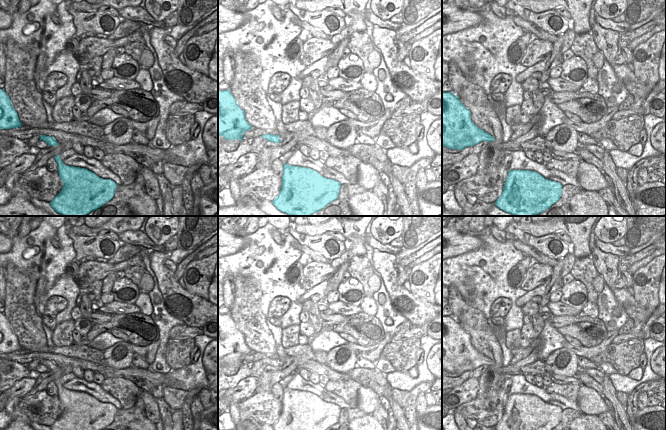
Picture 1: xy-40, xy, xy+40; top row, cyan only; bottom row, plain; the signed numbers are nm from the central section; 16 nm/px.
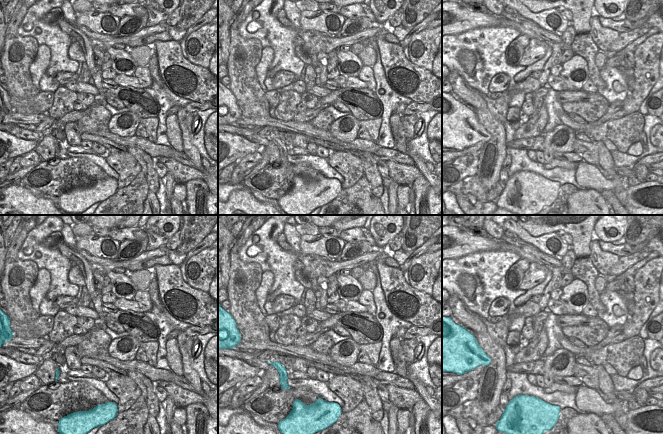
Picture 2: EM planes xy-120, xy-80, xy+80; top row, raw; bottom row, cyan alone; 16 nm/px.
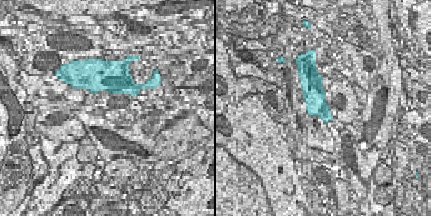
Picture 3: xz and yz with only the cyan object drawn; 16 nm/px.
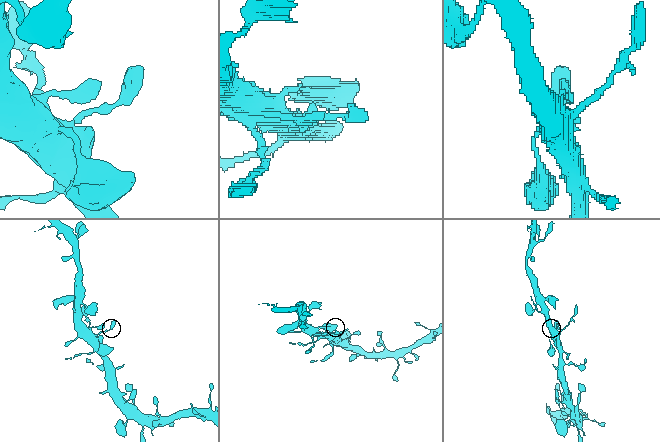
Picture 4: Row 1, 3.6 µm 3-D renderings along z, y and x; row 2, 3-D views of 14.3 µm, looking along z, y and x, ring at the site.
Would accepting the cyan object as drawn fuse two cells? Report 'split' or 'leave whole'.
leave whole

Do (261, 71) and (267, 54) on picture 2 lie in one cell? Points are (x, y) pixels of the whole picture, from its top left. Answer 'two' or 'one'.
one

